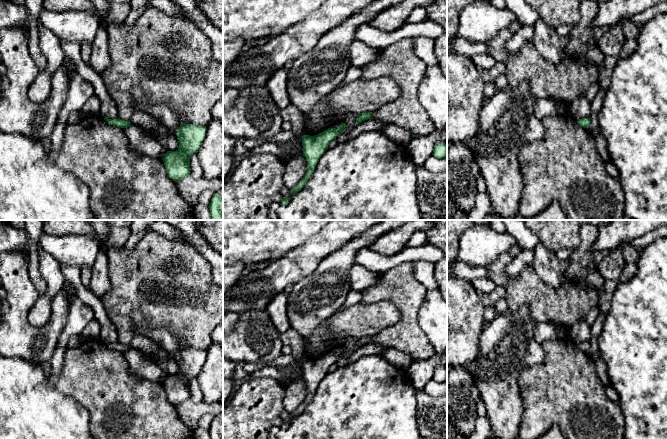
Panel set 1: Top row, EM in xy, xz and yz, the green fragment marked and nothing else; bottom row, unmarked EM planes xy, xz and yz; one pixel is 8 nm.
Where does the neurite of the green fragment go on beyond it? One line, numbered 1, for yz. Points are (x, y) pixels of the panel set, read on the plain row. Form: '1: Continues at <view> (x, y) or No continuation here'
1: No continuation here

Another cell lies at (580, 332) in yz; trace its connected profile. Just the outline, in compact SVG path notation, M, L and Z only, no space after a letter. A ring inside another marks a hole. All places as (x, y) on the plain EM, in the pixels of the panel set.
M582 320L576 321L568 331L568 338L576 345L582 342L591 342L591 327Z

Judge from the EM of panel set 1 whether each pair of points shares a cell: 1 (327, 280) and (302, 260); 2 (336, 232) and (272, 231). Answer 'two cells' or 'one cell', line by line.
1: two cells
2: two cells

